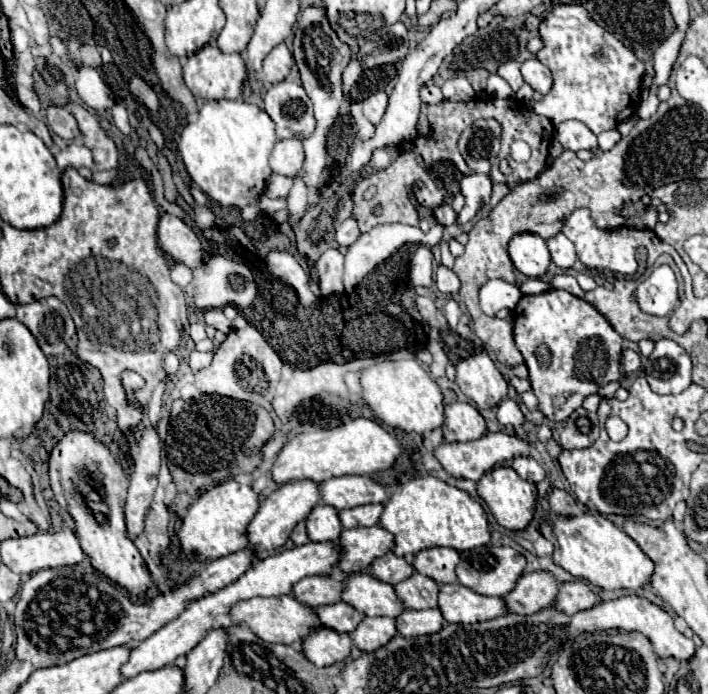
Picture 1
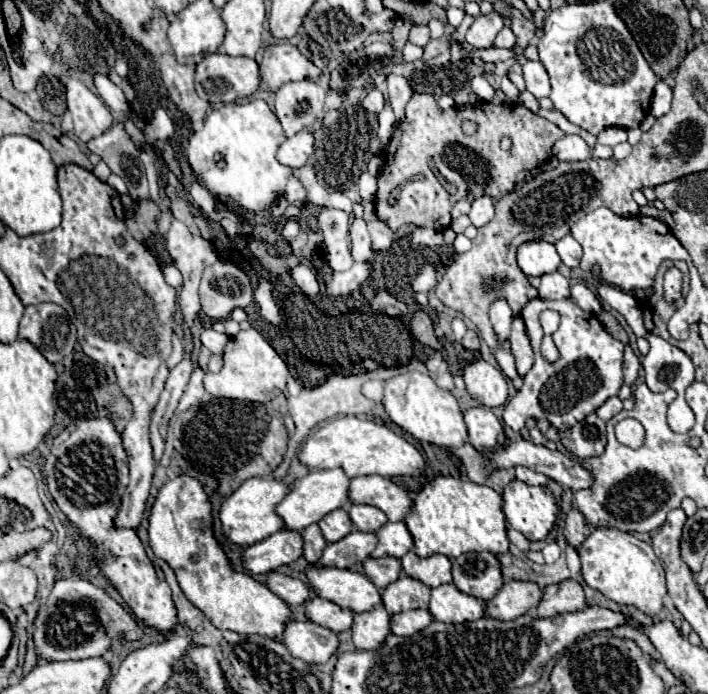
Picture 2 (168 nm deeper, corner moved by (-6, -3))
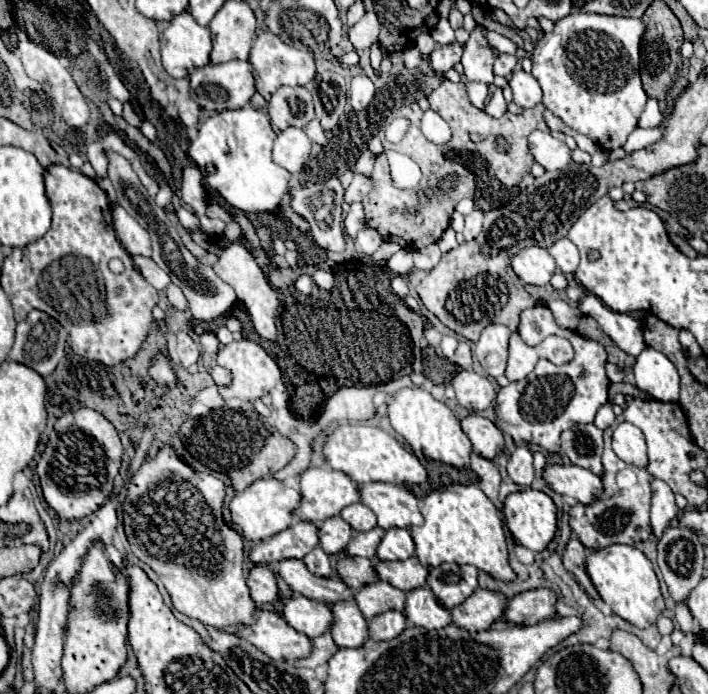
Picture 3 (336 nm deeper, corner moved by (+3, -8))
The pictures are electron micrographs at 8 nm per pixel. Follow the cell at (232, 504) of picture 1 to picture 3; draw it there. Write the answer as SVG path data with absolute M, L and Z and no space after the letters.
M264 477L264 479L254 481L248 489L244 489L242 493L238 493L232 499L232 503L230 503L232 521L242 527L242 533L248 541L262 541L292 525L294 511L296 511L300 499L302 499L300 491L286 487L282 481L278 481L274 477Z

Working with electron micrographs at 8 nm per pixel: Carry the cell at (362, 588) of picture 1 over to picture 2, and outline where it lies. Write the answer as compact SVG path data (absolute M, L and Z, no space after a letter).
M307 566L305 574L317 596L355 614L373 610L377 604L381 604L381 590L361 572Z

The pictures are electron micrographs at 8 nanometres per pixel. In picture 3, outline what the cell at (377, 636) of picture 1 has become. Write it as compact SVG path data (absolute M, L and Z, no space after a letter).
M354 601L334 603L330 611L330 633L338 647L362 647L368 641L368 623Z

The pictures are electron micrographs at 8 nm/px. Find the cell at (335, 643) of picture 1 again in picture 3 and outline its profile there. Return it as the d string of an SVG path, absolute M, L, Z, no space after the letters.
M266 609L256 611L256 621L252 625L236 625L234 635L246 639L272 659L298 659L306 657L312 649L304 633L298 633L278 613Z

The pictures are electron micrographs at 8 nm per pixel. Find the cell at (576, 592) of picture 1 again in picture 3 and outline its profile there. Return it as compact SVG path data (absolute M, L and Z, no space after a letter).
M532 589L514 595L500 619L516 625L536 625L542 619L550 619L556 607L556 593L550 589Z

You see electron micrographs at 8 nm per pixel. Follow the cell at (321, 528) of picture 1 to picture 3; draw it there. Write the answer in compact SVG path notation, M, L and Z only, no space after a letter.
M330 517L322 523L318 535L320 535L320 547L328 555L338 555L342 553L350 539L352 539L352 527L342 519L342 517Z

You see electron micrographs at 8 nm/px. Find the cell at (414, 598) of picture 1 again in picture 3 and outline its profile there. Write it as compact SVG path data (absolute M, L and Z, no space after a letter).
M374 581L354 593L354 601L356 601L358 609L362 611L362 615L366 617L366 621L370 621L374 615L380 615L390 609L402 611L404 599L406 599L404 591L392 587L390 583L384 583L384 581Z

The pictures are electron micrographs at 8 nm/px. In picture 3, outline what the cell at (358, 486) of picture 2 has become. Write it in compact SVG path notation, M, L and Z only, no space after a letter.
M368 483L360 487L362 503L368 505L382 529L392 527L414 527L422 525L422 513L418 507L418 499L406 487L392 483Z

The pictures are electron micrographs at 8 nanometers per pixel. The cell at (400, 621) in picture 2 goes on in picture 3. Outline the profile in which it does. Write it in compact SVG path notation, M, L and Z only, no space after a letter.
M386 611L368 621L368 633L374 641L386 641L398 637L406 629L406 617L400 611Z

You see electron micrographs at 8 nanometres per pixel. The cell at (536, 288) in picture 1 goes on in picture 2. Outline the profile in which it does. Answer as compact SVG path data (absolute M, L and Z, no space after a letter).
M559 272L543 274L537 290L539 290L539 296L543 300L559 300L559 298L567 298L571 294L569 280L565 280Z

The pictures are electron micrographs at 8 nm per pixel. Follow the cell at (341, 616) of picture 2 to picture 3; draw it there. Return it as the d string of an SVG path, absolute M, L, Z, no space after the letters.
M296 595L284 603L284 619L296 631L308 637L318 637L328 631L332 623L332 613L320 601Z

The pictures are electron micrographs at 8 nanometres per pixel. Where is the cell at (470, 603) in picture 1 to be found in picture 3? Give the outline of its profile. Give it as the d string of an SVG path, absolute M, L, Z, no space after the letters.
M418 587L406 593L404 615L410 625L424 629L442 629L452 623L450 611L436 601L436 595L428 587Z

